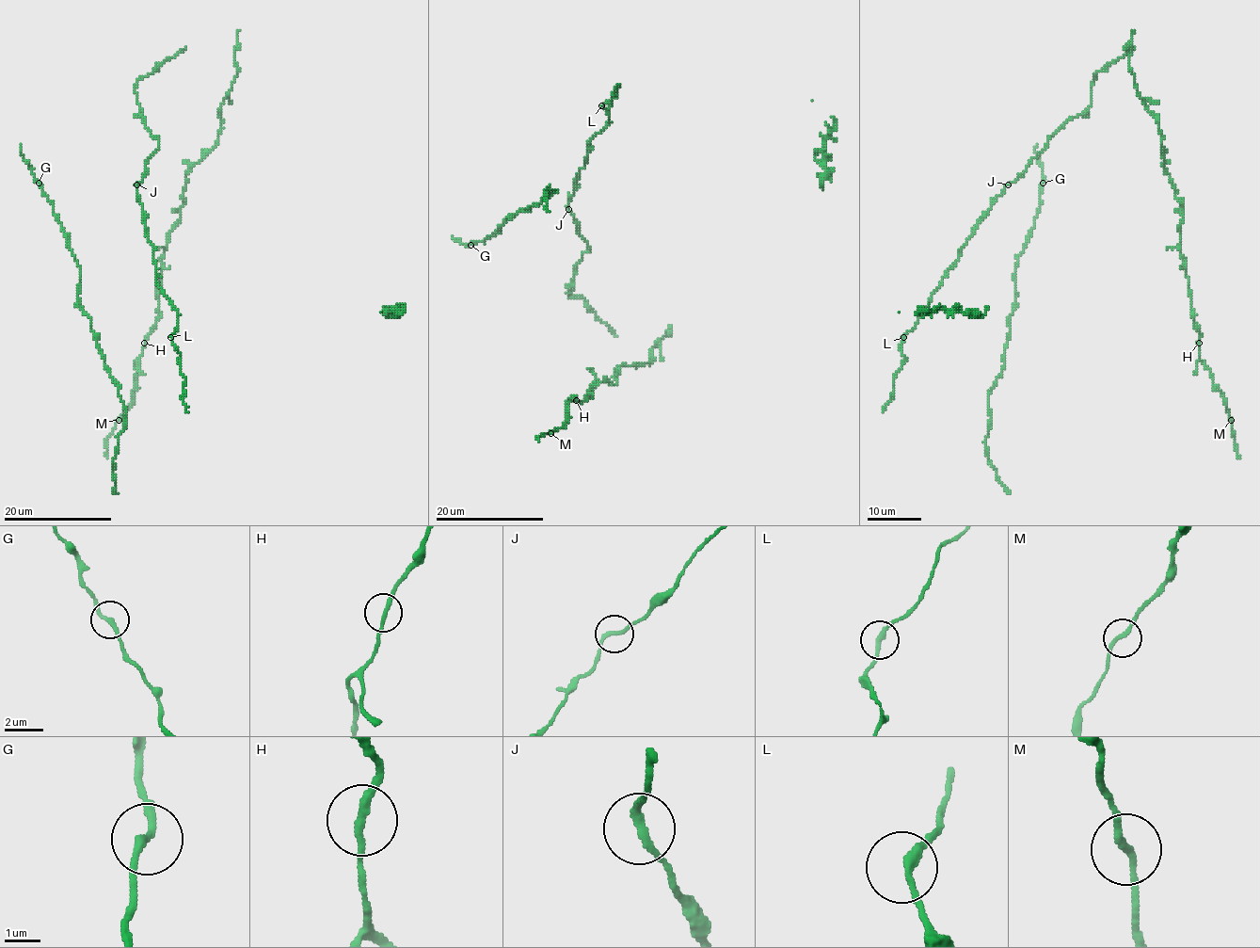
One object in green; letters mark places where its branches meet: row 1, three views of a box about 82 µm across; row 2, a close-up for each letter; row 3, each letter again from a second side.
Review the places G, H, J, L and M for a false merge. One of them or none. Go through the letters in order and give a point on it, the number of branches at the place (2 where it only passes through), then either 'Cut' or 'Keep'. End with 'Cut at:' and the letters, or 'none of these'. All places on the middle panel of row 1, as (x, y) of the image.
G: Place: (470, 245). Branches: 2. Keep
H: Place: (576, 400). Branches: 2. Keep
J: Place: (568, 209). Branches: 2. Keep
L: Place: (601, 105). Branches: 2. Keep
M: Place: (550, 433). Branches: 2. Keep
Cut at: none of these

